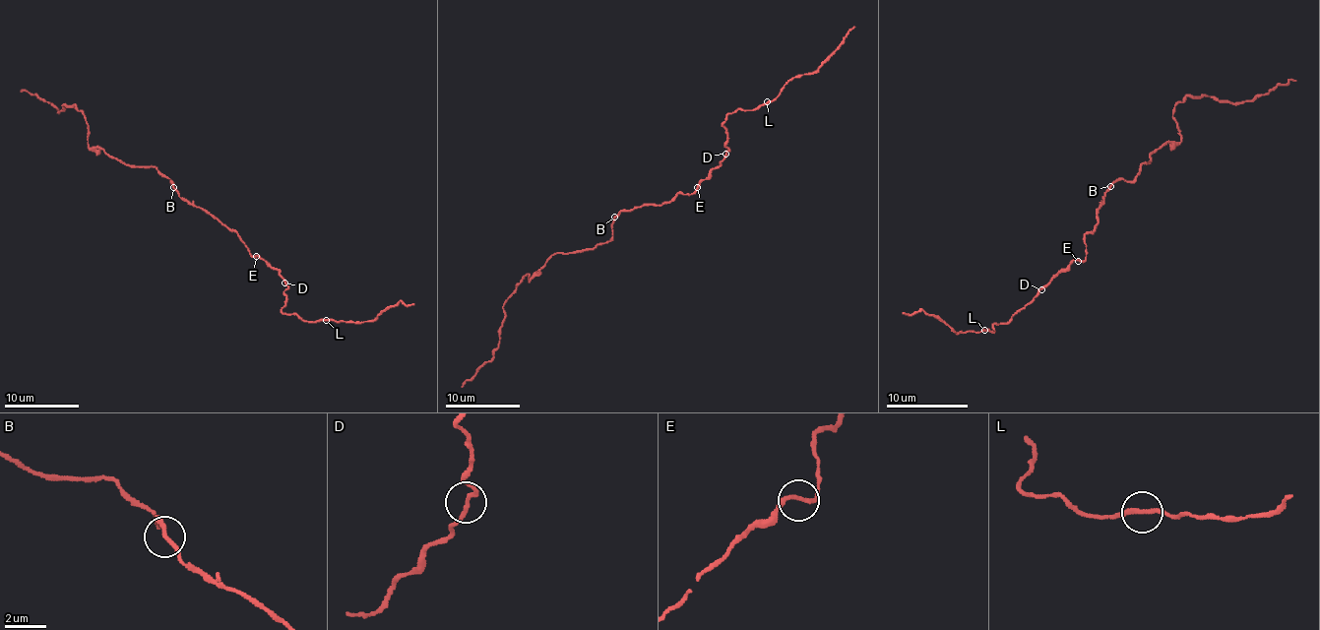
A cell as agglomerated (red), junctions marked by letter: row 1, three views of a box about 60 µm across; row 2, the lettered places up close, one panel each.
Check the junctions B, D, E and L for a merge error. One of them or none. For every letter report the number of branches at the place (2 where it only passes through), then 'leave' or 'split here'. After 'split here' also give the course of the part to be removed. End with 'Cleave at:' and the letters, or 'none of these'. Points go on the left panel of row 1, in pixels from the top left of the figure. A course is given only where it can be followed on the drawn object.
B: 2 branches meet; leave
D: 2 branches meet; leave
E: 2 branches meet; leave
L: 2 branches meet; leave
Cleave at: none of these

